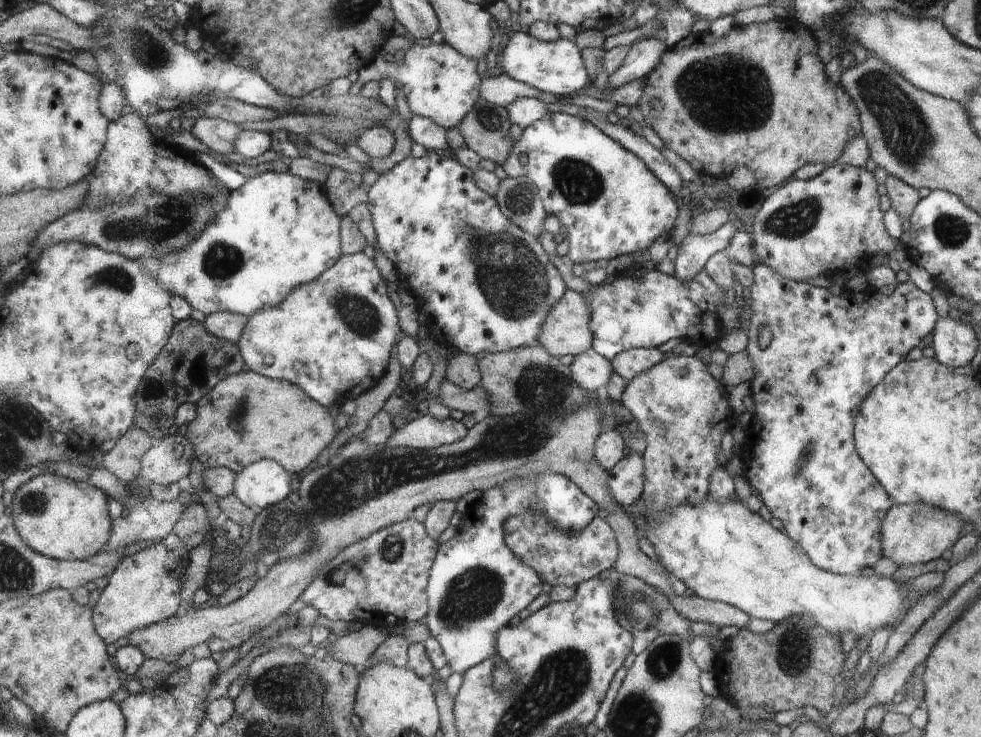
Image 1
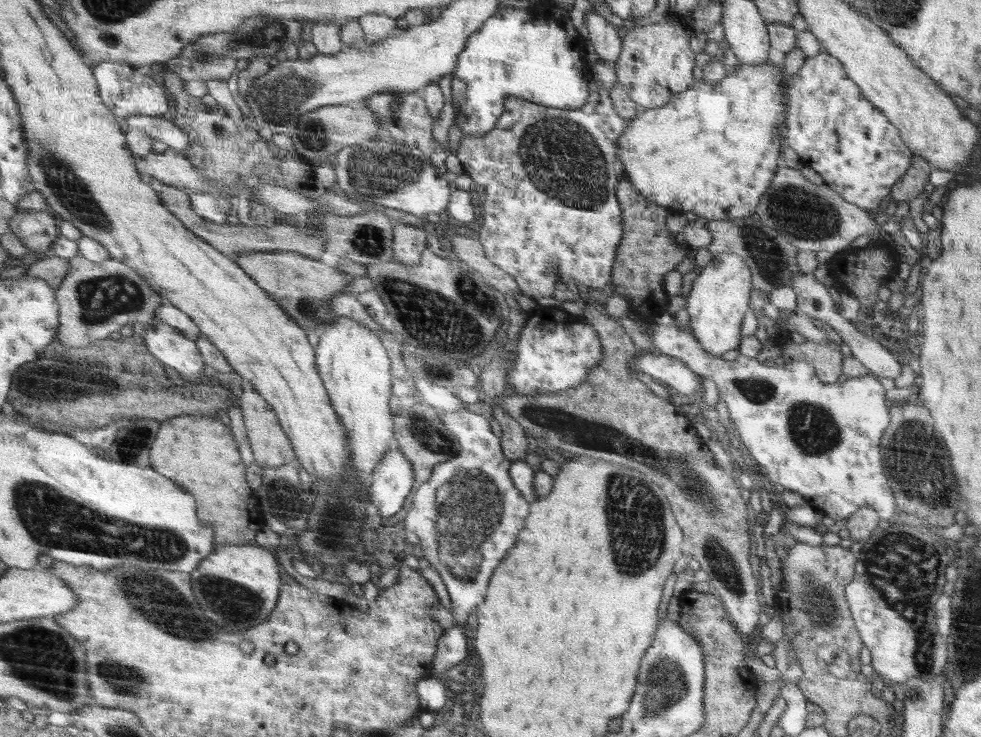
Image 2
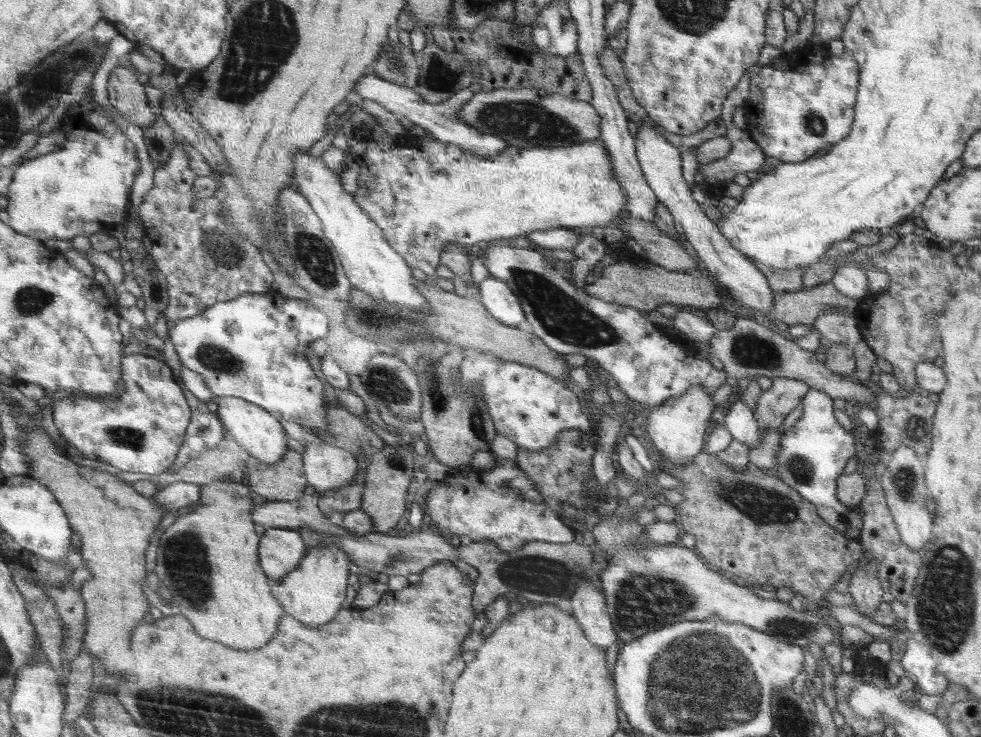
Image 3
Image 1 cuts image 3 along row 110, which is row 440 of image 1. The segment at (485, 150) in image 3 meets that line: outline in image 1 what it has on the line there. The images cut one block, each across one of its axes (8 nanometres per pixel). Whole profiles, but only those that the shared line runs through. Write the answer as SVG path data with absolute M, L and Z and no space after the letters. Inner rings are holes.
M427 413L410 420L403 427L394 430L388 438L390 448L423 449L424 451L448 445L463 440L468 430L460 420L454 418L444 418L444 420L434 420Z

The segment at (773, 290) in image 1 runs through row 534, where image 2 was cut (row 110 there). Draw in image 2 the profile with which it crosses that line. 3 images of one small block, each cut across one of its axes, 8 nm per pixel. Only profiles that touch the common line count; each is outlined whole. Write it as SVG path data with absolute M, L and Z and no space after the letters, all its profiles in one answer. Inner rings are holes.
M821 50L820 54L808 57L798 73L793 76L789 88L787 144L795 150L801 162L813 168L830 185L834 192L860 208L878 208L886 196L909 170L913 151L901 139L900 130L892 124L862 92L861 87L850 80L844 65L836 57Z

